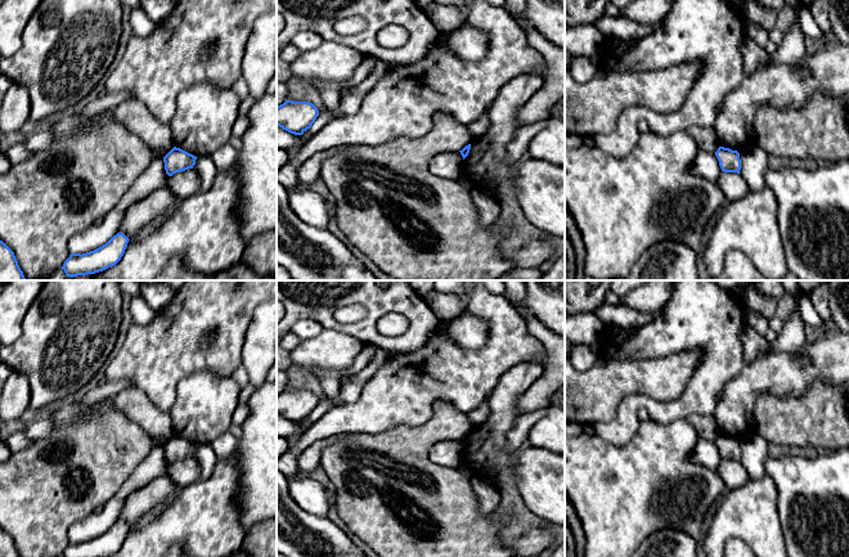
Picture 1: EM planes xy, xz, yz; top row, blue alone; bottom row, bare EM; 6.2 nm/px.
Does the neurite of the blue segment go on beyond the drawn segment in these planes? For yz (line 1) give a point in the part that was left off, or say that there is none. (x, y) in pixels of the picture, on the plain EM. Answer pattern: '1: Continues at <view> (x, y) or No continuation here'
1: No continuation here

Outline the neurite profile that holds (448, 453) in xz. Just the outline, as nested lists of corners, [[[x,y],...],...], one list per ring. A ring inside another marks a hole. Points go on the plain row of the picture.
[[[443,440],[430,450],[430,459],[446,468],[458,468],[462,463],[463,445],[461,440]]]

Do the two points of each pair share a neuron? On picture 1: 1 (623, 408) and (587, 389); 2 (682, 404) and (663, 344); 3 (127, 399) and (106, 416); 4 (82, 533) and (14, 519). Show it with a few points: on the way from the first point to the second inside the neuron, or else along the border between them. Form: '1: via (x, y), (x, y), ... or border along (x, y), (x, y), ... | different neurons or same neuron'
1: border along (646, 395), (627, 394), (610, 420), (593, 423) | different neurons
2: via (708, 378), (708, 347), (701, 341), (688, 341) | same neuron
3: border along (108, 398), (113, 407), (139, 426) | different neurons
4: border along (93, 513), (68, 529), (70, 542) | different neurons

